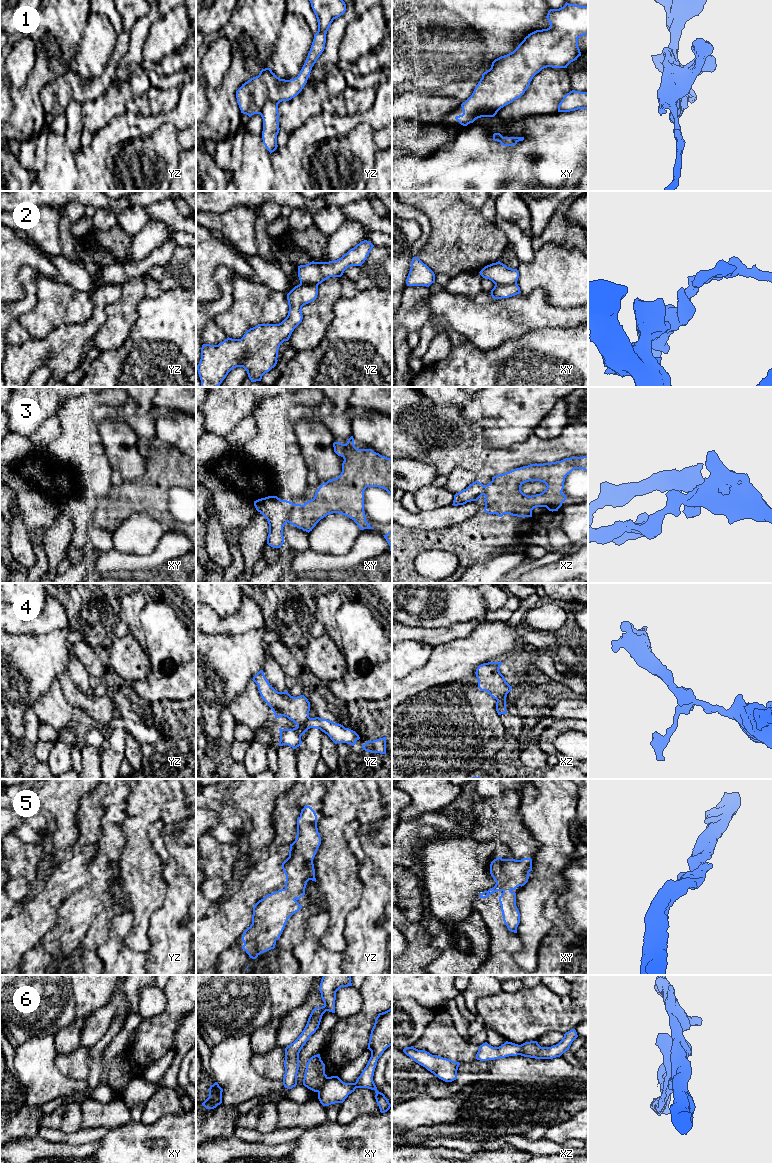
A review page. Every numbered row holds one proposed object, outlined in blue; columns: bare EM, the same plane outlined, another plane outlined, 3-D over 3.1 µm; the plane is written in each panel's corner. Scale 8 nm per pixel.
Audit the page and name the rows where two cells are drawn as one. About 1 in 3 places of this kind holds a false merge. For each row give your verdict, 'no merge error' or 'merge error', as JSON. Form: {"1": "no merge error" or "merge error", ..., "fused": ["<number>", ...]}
{"1": "no merge error", "2": "merge error", "3": "merge error", "4": "merge error", "5": "no merge error", "6": "merge error", "fused": ["2", "3", "4", "6"]}

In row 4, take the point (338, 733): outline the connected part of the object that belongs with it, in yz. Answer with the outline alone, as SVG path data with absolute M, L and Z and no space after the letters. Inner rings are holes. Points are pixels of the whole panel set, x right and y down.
M315 717L309 718L305 724L297 725L293 729L279 728L279 746L288 745L293 749L296 749L302 744L301 736L310 728L320 729L322 732L327 734L335 744L347 743L354 746L356 741L360 739L359 735L355 731L345 728L341 724Z

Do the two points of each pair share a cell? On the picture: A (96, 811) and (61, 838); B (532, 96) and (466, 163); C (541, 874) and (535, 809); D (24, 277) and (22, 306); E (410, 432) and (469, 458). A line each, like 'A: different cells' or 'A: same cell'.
A: different cells
B: different cells
C: same cell
D: same cell
E: same cell

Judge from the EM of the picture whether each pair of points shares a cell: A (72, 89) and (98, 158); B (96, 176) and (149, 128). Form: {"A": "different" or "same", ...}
{"A": "different", "B": "same"}

